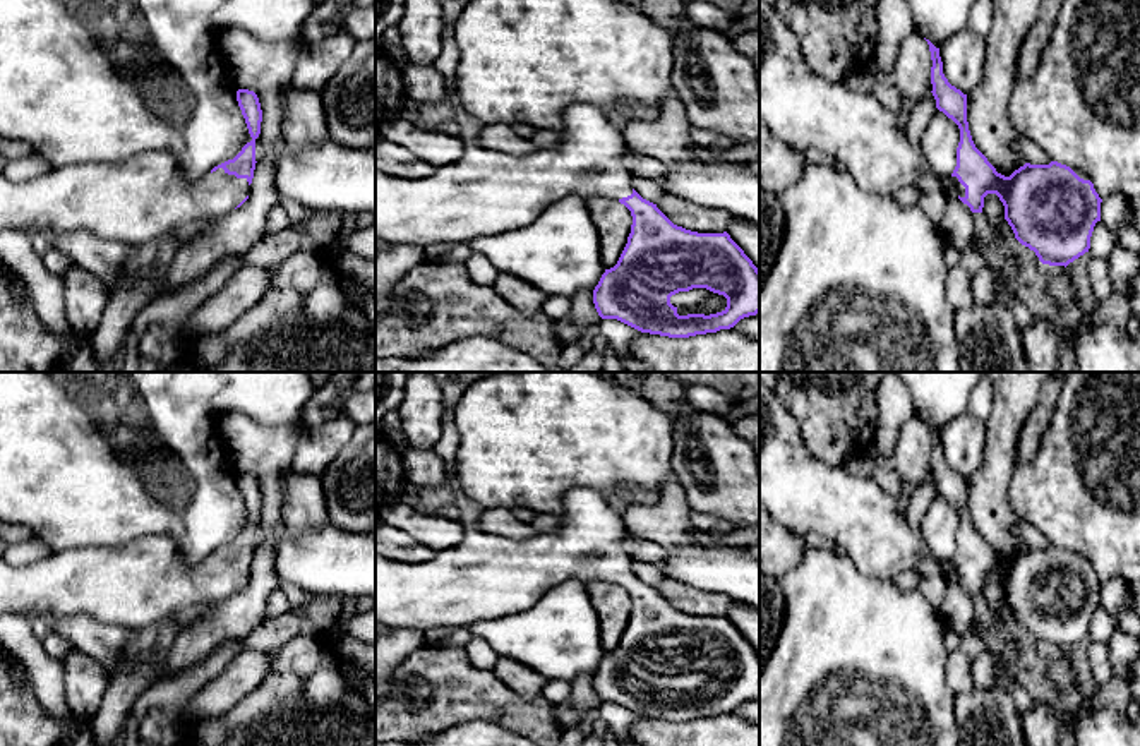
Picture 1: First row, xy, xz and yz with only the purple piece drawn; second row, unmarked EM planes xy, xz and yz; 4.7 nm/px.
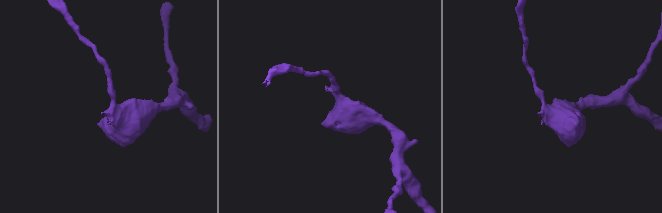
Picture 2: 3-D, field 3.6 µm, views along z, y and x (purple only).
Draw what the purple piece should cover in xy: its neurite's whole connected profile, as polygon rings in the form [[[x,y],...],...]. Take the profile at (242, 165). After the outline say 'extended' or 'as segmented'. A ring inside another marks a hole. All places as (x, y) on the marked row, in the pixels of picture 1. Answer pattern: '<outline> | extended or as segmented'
[[[238,89],[237,101],[252,137],[233,158],[214,166],[199,180],[189,180],[168,151],[147,151],[129,159],[94,159],[50,168],[45,175],[14,183],[0,173],[0,232],[79,233],[139,247],[166,233],[183,232],[240,208],[250,192],[255,170],[255,139],[262,110],[254,91]]] | extended

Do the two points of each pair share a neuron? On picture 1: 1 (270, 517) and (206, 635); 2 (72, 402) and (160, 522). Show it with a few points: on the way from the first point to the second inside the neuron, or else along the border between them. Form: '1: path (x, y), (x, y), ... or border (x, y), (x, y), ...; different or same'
1: path (266, 547), (263, 582), (237, 607); same
2: path (102, 431), (160, 493); same

